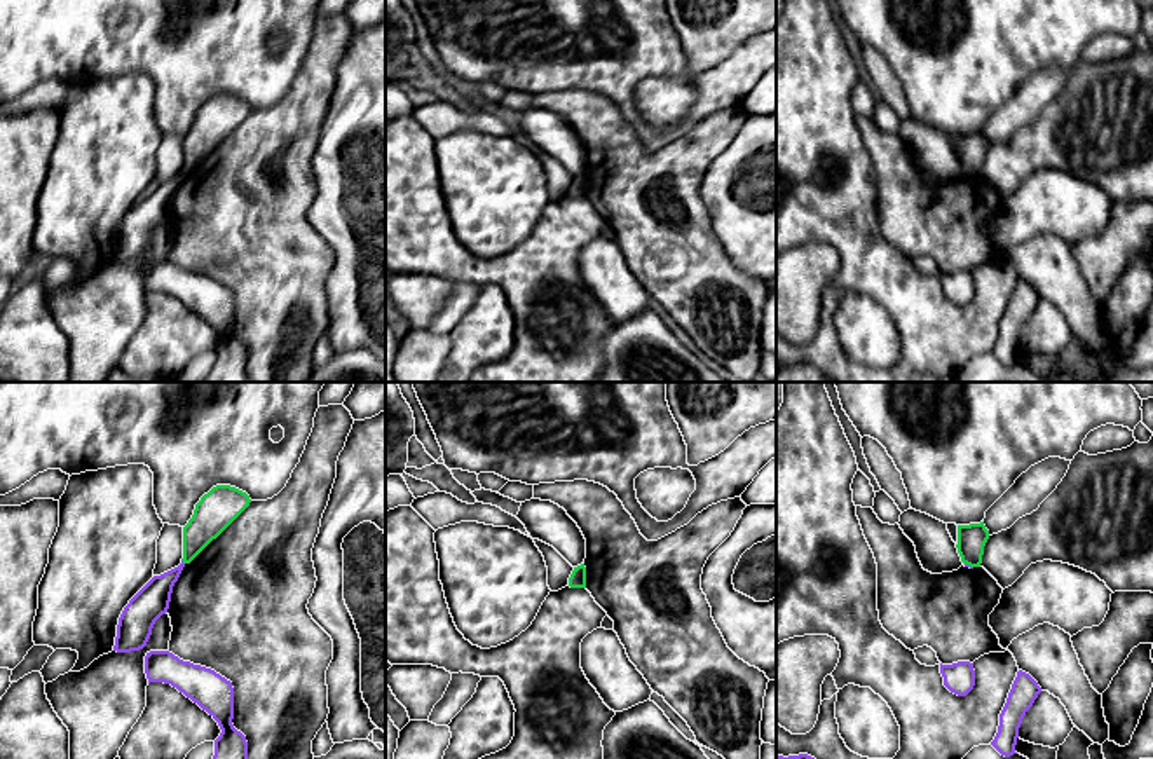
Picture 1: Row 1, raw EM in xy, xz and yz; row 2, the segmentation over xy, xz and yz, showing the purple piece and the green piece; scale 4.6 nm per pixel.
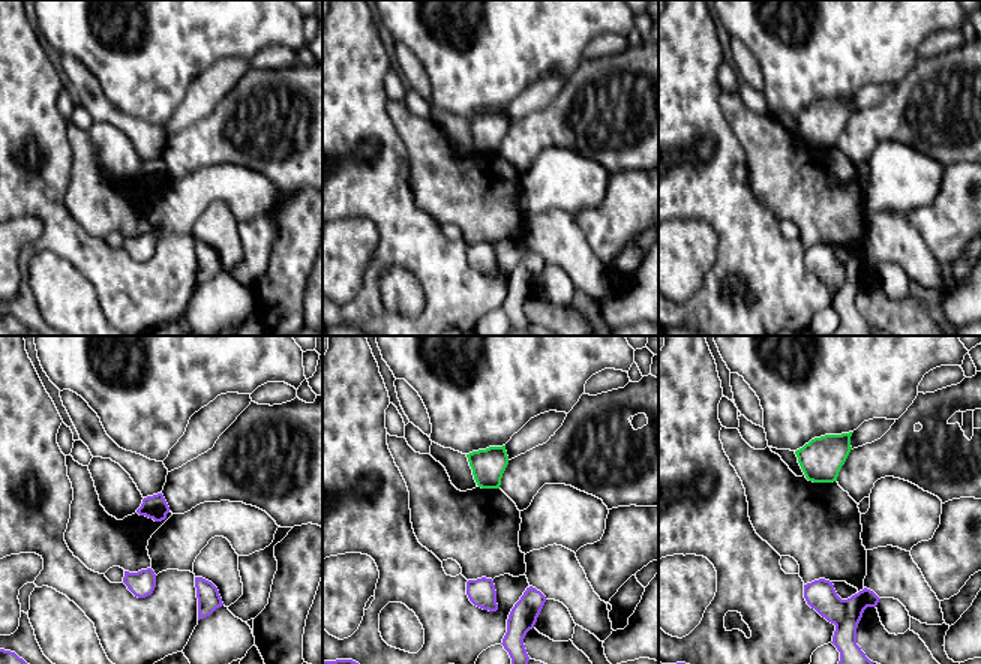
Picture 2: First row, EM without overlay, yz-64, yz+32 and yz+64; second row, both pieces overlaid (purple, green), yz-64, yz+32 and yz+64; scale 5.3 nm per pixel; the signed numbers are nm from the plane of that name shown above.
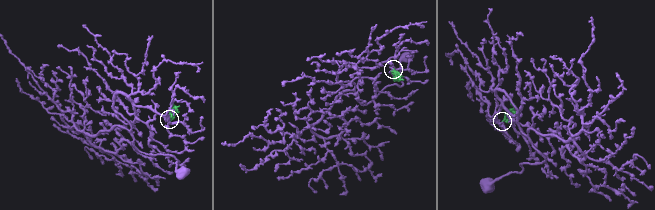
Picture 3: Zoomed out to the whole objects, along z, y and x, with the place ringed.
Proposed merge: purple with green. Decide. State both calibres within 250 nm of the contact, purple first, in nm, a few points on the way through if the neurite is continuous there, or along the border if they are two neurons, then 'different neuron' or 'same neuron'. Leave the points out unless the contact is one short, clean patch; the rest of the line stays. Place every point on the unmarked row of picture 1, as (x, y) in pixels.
calibres 160 and 170 nm; border xy (182, 168), (184, 173); different neuron

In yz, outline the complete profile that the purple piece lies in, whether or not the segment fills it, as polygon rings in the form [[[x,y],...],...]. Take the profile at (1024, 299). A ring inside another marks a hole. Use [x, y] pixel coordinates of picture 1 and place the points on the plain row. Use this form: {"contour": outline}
{"contour": [[[1019,279],[1008,302],[1006,312],[999,323],[999,335],[991,354],[1005,366],[1015,361],[1019,337],[1026,321],[1033,316],[1041,302],[1038,291],[1026,281]]]}

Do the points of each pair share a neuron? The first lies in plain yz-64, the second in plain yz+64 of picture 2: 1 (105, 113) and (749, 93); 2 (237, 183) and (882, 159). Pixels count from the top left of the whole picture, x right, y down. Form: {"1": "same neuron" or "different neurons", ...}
{"1": "different neurons", "2": "same neuron"}

